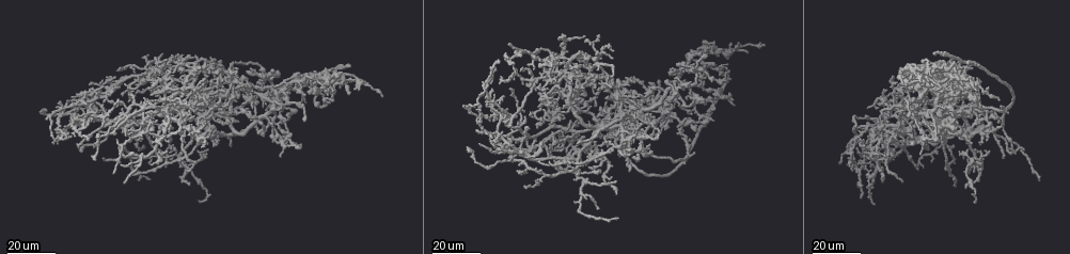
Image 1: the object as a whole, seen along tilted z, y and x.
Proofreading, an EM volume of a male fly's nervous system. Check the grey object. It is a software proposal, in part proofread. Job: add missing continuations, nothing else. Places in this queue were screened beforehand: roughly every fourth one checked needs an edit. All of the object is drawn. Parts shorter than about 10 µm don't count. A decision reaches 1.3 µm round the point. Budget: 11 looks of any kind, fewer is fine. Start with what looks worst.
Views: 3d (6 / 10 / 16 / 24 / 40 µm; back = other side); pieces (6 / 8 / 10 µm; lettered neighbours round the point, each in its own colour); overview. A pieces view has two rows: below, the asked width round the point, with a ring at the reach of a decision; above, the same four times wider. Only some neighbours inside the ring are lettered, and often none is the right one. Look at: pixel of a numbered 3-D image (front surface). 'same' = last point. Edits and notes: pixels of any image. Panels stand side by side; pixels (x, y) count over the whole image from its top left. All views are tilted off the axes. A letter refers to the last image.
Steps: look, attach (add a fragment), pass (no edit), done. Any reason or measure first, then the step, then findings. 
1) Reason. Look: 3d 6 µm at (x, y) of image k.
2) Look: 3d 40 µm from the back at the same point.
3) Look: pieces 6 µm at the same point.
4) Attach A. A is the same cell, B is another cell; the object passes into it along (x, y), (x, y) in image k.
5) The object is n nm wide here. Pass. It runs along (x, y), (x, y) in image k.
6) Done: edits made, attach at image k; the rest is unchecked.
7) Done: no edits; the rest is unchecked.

Tapers out. Look: 3d 40 µm at (576, 144) of image 1.

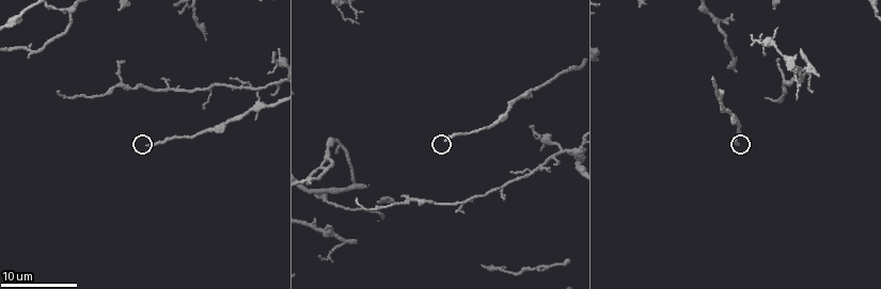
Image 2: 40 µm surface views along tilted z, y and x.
Look: pieces 10 µm at (149, 143) of image 2.

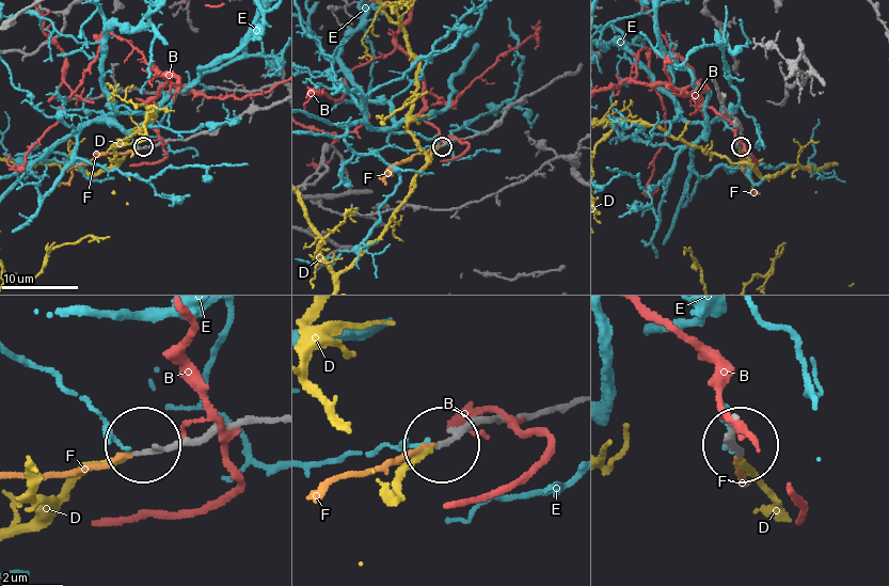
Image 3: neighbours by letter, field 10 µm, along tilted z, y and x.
Attach F. F is the same cell, B, D and E are other cells; the object passes into it along (457, 139), (396, 163), (386, 184) in image 3; it goes on there.

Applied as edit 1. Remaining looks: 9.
Free end. Look: 3d 24 µm at (583, 135) of image 1.

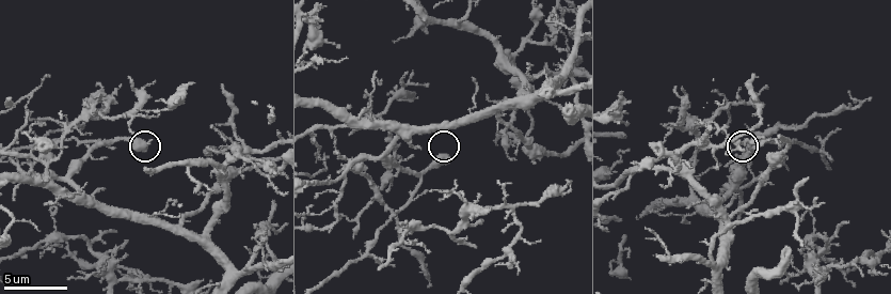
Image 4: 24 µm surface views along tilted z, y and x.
Look: 3d 6 µm at (447, 157) of image 4.

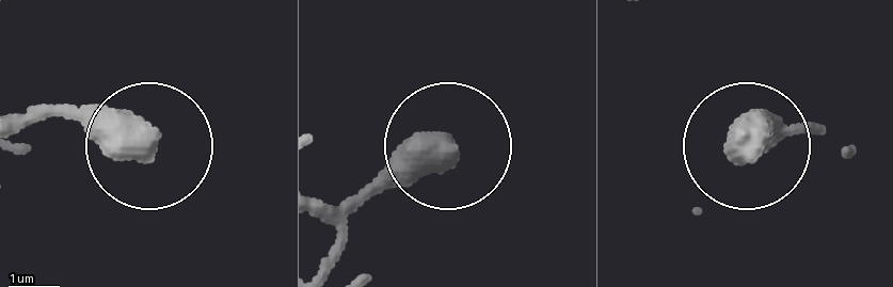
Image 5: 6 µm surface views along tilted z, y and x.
See the neighbours. Look: pieces 10 µm at (149, 141) of image 5.

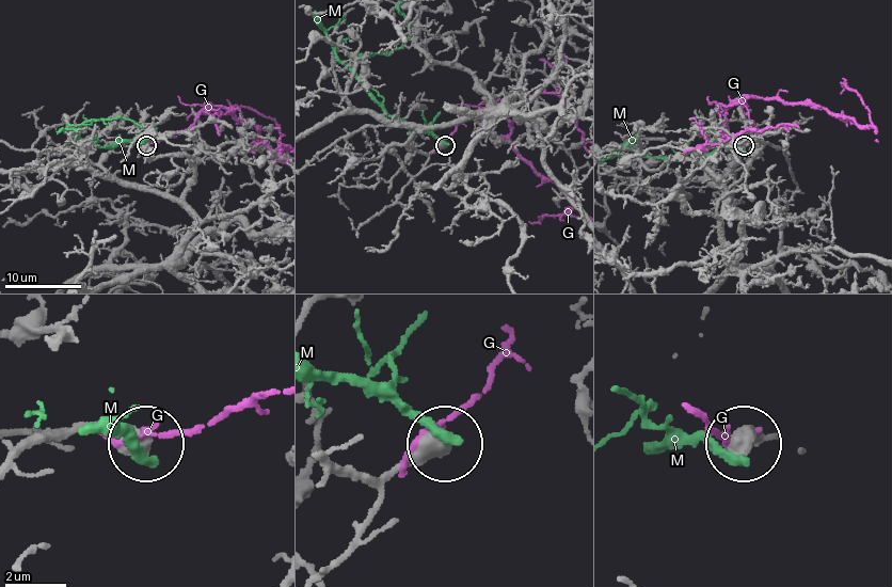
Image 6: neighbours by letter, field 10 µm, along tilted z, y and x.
The object is 550 nm wide here. Pass. G and M are other cells; no lettered fragment goes on from it.

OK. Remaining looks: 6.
Look: overview.

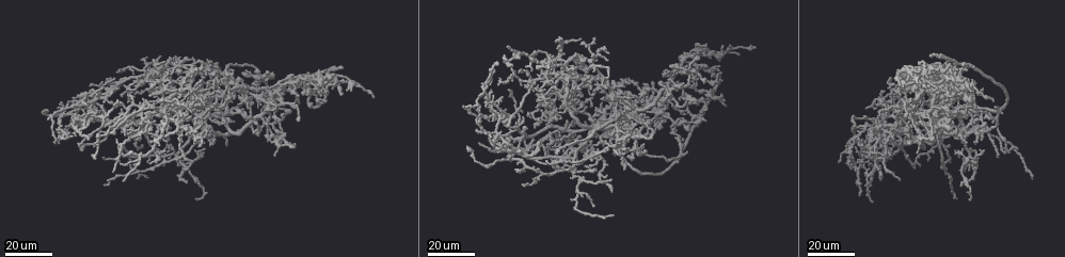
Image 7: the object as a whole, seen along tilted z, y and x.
Branch stops here. Look: pieces 8 µm at (805, 178) of image 4.

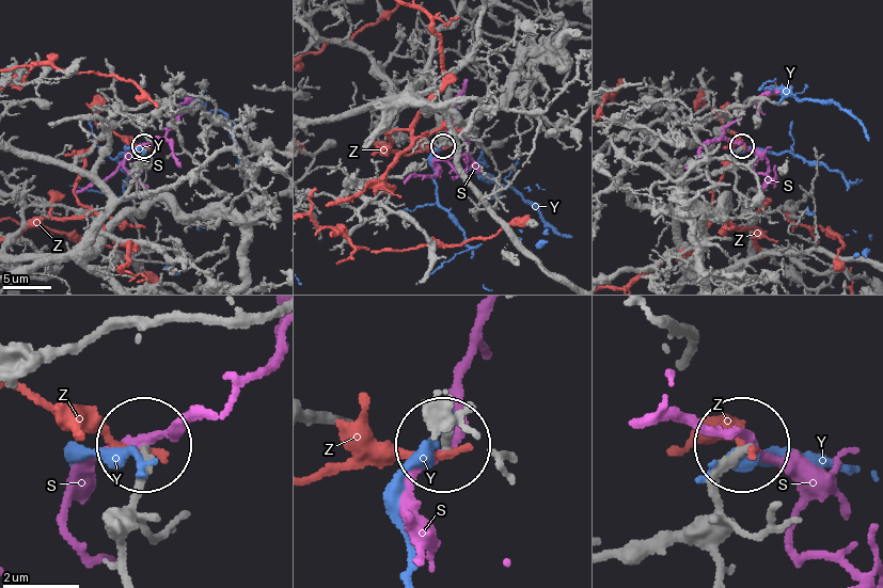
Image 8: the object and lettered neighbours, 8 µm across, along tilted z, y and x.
Pass. S, Y and Z are other cells; it runs along (610, 556), (673, 540), (696, 523), (715, 474), (739, 448) in image 8; no lettered fragment goes on from it.

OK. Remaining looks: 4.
Branch stops here. Look: 3d 24 µm at (599, 172) of image 1.

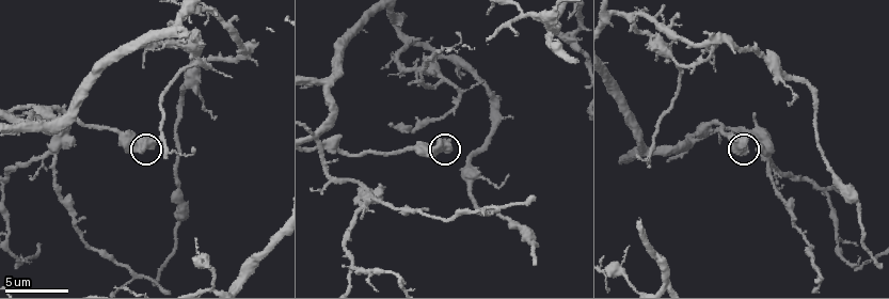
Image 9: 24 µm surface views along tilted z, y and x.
Look: pieces 6 µm at (448, 139) of image 9.

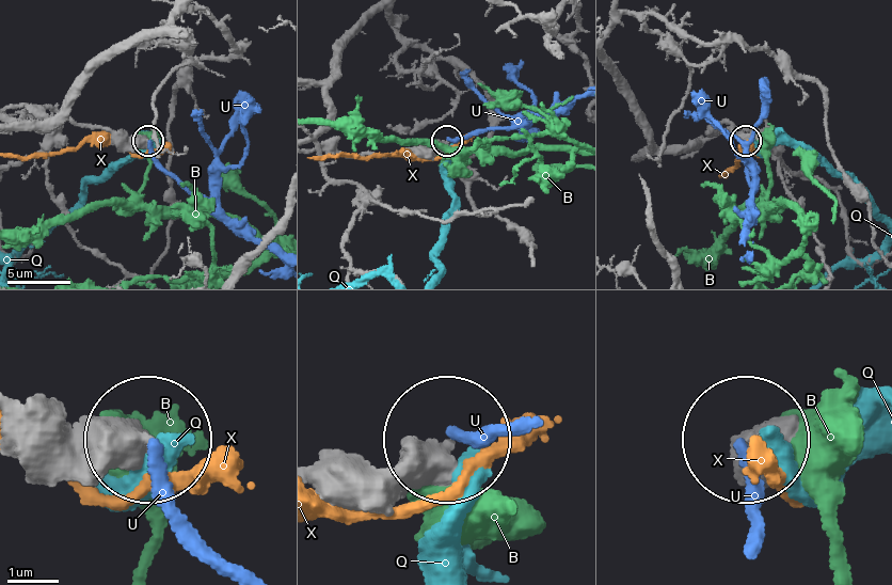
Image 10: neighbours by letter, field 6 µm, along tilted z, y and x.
The object is 490 nm wide here. Pass. B, Q, U and X are other cells; none of them fits.

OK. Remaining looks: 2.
Branch stops here. Look: 3d 24 µm at (510, 90) of image 1.

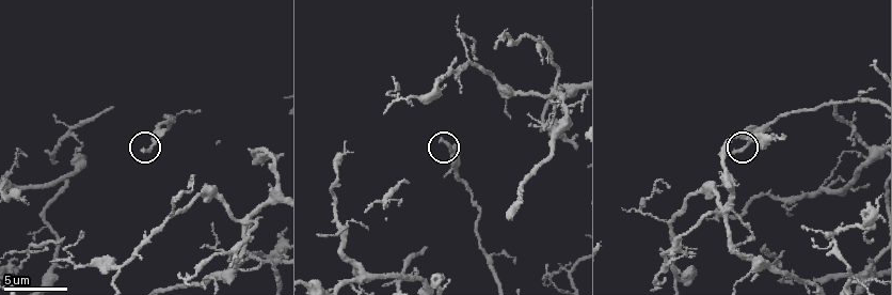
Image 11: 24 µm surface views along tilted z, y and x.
Look: pieces 6 µm at (734, 152) of image 11.

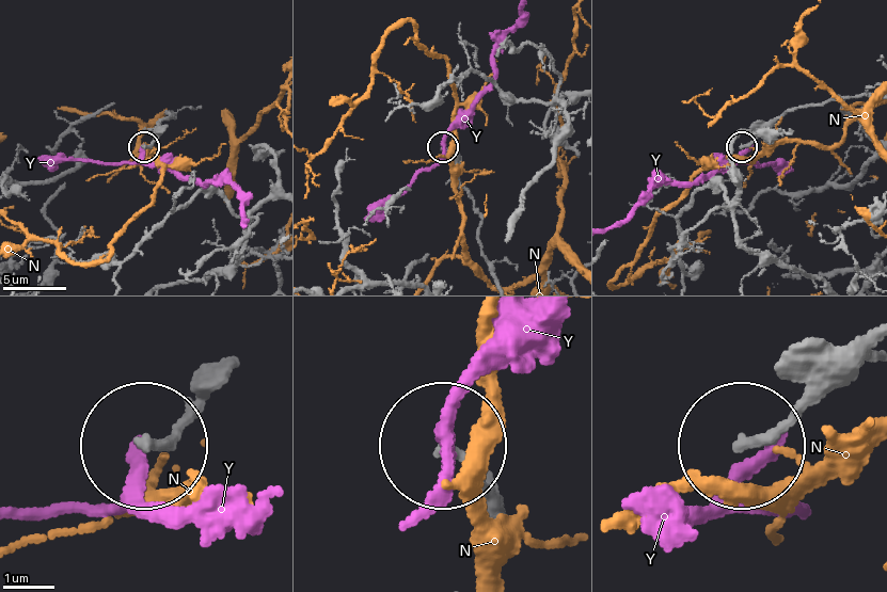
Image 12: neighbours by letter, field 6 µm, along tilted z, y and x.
The object is 210 nm wide here. Pass. N and Y are other cells; it runs along (867, 352), (744, 444) in image 12; none of them fits.

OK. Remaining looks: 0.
Done: edits made, attach at image 3; the rest is unchecked.

